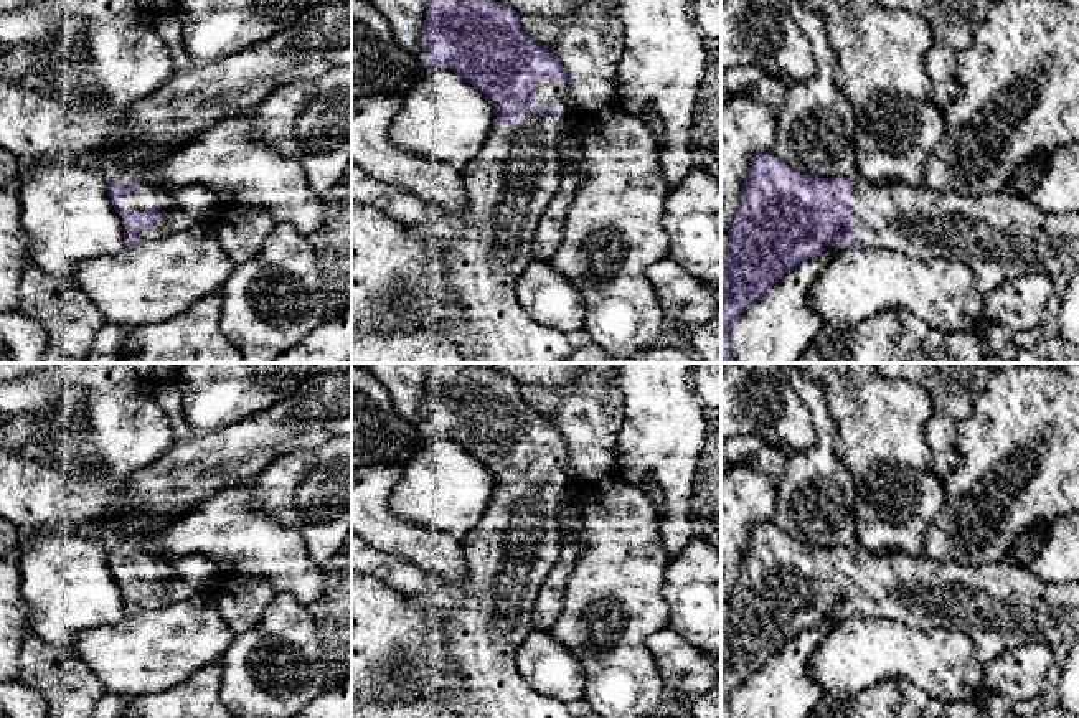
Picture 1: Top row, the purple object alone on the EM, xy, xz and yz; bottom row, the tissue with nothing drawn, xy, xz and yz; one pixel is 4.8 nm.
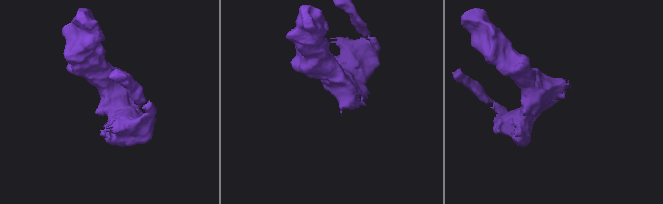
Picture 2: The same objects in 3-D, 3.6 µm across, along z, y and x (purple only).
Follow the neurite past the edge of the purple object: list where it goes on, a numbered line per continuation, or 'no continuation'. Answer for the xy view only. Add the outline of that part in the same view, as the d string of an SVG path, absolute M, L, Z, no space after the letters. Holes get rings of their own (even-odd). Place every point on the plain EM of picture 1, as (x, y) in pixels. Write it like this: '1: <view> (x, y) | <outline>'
1: xy (174, 590) | M111 545L109 551L115 551L120 556L127 553L142 555L139 561L120 563L120 568L127 573L127 581L147 581L152 578L162 581L162 589L148 599L139 599L135 593L132 594L132 599L140 606L142 612L163 609L193 596L195 589L178 578L168 561L153 556L150 551L135 545Z

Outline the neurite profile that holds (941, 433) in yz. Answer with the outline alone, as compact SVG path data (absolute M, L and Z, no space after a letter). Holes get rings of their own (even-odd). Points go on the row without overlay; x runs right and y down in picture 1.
M934 413L924 427L934 472L944 480L959 465L959 429L947 414Z

